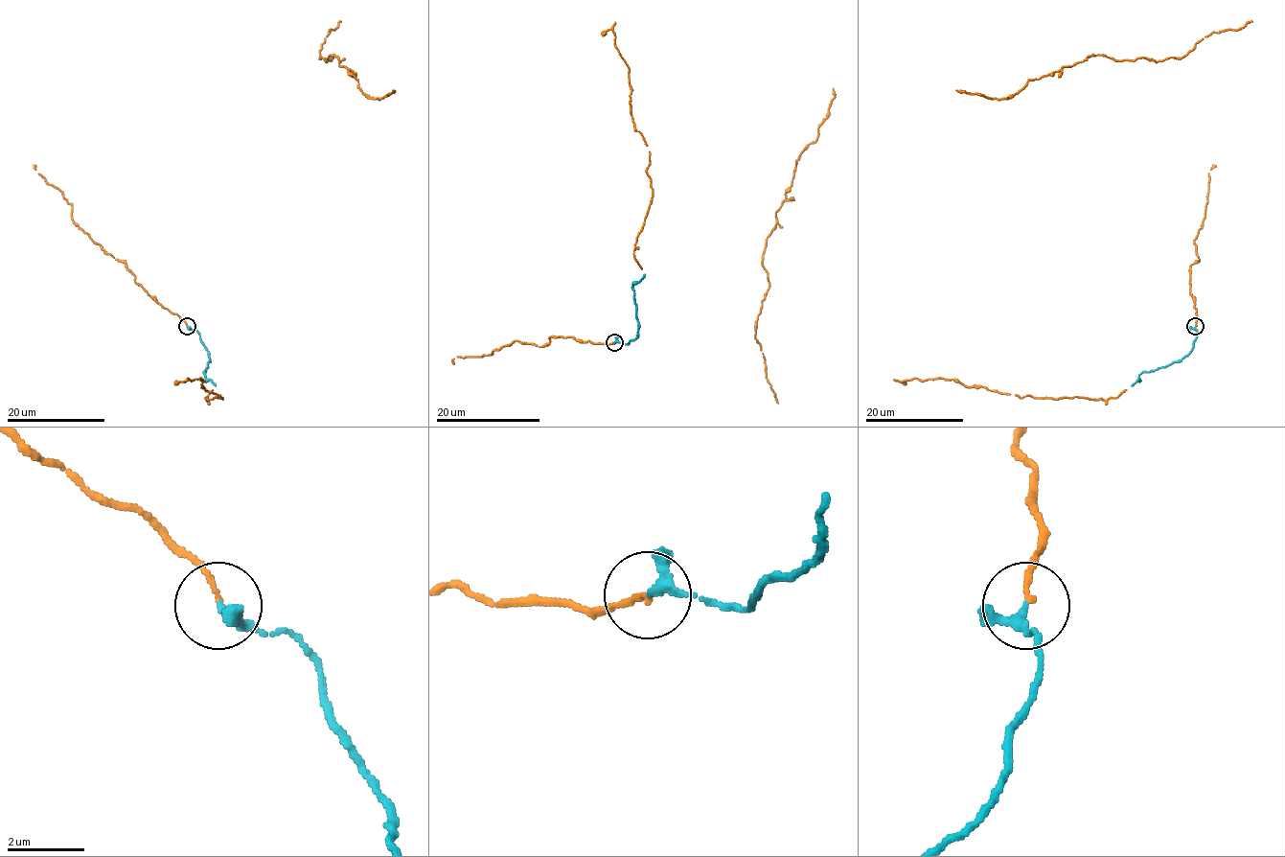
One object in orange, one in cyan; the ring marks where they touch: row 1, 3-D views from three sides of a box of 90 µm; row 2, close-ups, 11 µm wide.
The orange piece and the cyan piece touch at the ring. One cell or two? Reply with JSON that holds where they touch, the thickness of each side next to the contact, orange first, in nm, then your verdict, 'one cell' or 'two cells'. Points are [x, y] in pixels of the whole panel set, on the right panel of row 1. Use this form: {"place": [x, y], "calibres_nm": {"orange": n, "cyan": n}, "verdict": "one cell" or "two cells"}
{"place": [1195, 326], "calibres_nm": {"orange": 130, "cyan": 180}, "verdict": "one cell"}

